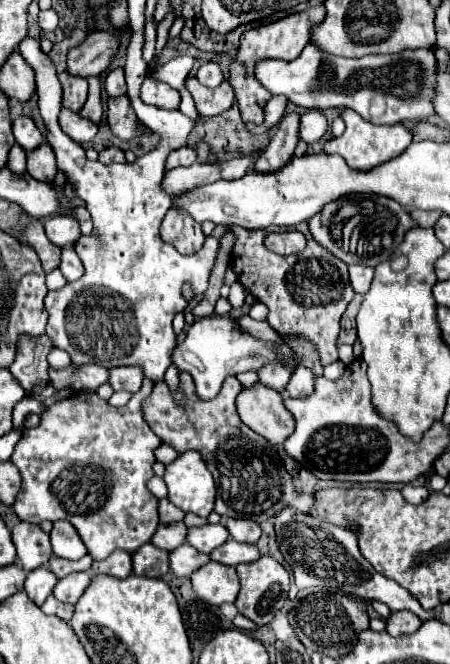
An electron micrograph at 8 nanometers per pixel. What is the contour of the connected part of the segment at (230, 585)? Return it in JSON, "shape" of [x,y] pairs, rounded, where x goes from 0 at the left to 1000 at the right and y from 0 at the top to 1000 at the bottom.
{"shape":[[[462,845],[453,854],[431,860],[427,887],[431,893],[467,911],[520,908],[529,896],[529,866],[524,857],[511,851]]]}

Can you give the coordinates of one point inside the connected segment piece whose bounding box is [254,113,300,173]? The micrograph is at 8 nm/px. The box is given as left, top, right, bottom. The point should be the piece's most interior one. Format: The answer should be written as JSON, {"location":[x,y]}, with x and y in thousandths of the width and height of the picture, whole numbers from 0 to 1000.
{"location":[620,229]}

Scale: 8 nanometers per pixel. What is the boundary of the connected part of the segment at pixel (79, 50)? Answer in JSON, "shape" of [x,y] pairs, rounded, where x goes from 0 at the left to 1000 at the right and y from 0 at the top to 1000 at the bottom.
{"shape":[[[200,50],[187,65],[156,74],[147,107],[173,116],[213,116],[244,98],[244,89],[258,83],[258,74],[262,56],[253,50]]]}

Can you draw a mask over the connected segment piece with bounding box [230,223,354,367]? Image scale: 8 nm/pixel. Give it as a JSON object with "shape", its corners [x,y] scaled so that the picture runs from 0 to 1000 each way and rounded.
{"shape":[[[680,336],[653,339],[653,345],[680,357],[684,369],[662,384],[627,387],[587,375],[587,354],[604,348],[600,342],[582,348],[547,348],[538,342],[520,342],[516,348],[524,351],[524,369],[516,375],[511,402],[529,426],[538,426],[573,453],[596,459],[600,471],[591,483],[627,505],[667,505],[676,511],[689,511],[707,523],[711,544],[722,553],[751,544],[747,508],[756,498],[756,477],[769,459],[782,453],[787,438],[773,423],[769,396],[733,384],[720,372],[707,372],[707,366],[689,360]]]}

